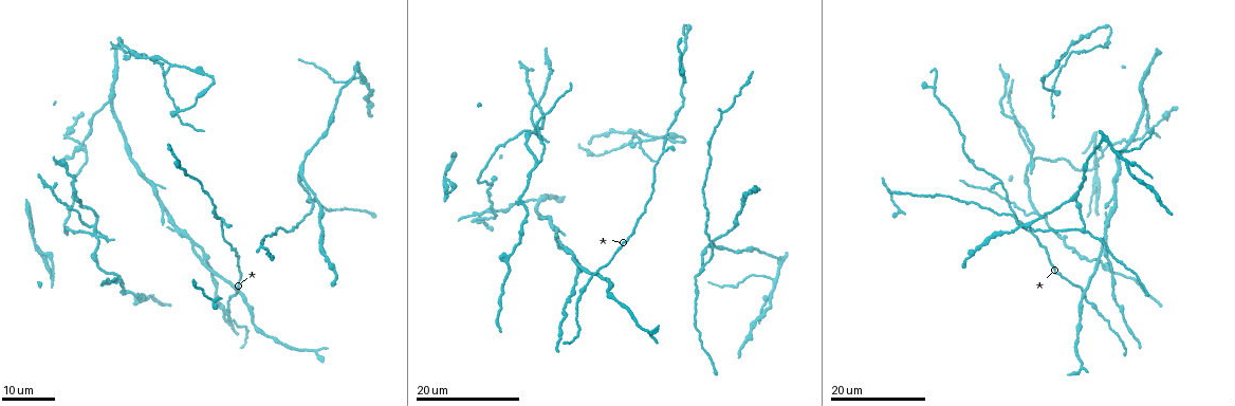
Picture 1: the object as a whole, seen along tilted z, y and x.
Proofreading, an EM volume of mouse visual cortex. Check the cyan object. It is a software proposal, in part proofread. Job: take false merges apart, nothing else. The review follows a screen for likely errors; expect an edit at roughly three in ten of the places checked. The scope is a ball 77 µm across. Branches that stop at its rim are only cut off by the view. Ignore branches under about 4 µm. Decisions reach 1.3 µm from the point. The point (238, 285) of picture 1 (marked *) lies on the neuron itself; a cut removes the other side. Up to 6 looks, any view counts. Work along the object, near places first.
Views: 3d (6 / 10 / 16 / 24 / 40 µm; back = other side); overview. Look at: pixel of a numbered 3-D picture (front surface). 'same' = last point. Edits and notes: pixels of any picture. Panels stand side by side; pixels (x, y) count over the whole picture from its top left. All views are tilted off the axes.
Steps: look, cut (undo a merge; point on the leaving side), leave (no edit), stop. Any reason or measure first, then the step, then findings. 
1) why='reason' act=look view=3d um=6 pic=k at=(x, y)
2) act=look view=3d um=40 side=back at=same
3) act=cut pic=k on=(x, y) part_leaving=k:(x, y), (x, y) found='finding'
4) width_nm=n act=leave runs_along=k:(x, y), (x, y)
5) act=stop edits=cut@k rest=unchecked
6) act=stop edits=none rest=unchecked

why='branch point' act=look view=3d um=16 pic=1 at=(1080, 288)

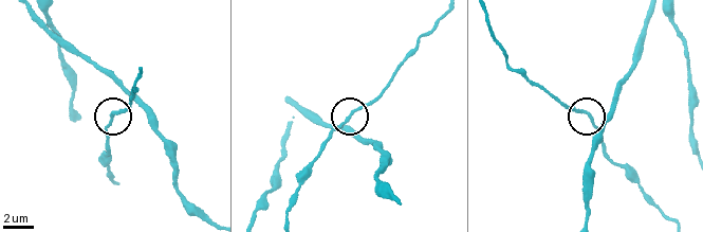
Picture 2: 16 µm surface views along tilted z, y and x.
act=look view=3d um=6 pic=2 at=(588, 117)

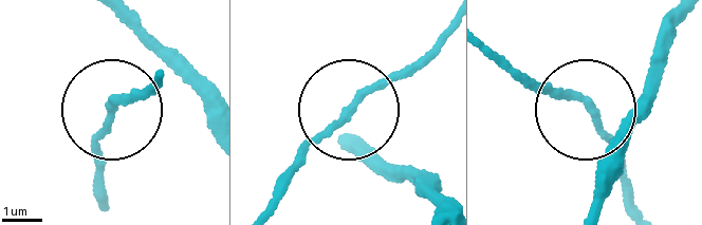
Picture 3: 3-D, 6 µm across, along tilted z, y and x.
act=leave runs_along=3:(444, 32), (369, 89), (279, 183) found='continuous, no second neuron'

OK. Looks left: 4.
why='three arms meet' act=look view=3d um=24 pic=1 at=(196, 242)

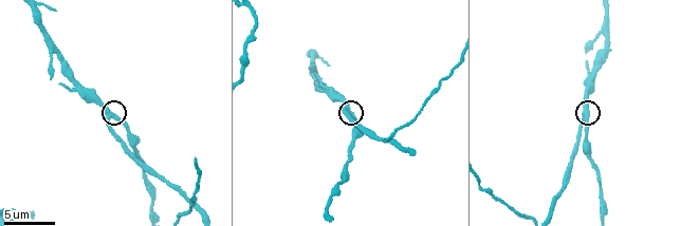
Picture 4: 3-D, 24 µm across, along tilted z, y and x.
act=look view=3d um=10 pic=4 at=(586, 114)

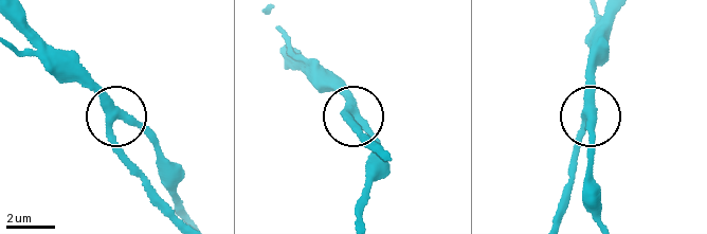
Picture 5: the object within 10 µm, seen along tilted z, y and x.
side_arm_um=28 act=leave runs_along=5:(560, 217), (585, 119), (590, 137), (583, 191) found='one neuron here'

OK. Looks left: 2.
why='branch point' act=look view=3d um=24 pic=1 at=(666, 152)

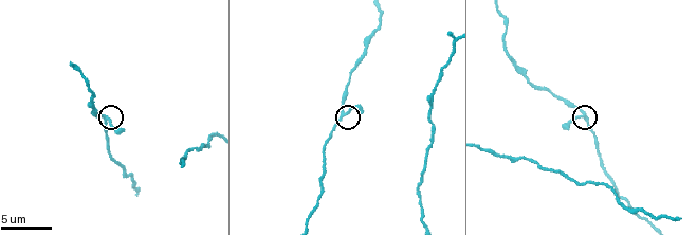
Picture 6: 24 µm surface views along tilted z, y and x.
act=look view=3d um=10 pic=6 at=(582, 115)

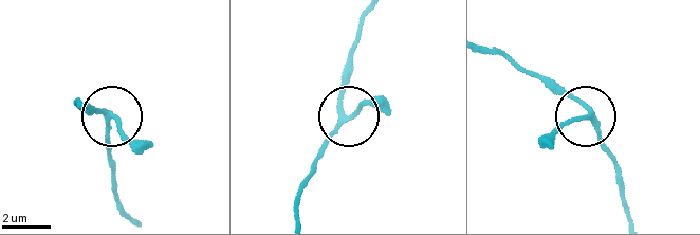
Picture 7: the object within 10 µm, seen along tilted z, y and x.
side_arm_um=34 act=leave runs_along=7:(297, 214), (314, 161), (346, 120), (352, 43) found='one neuron here'

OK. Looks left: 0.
act=stop edits=none rest=unchecked

